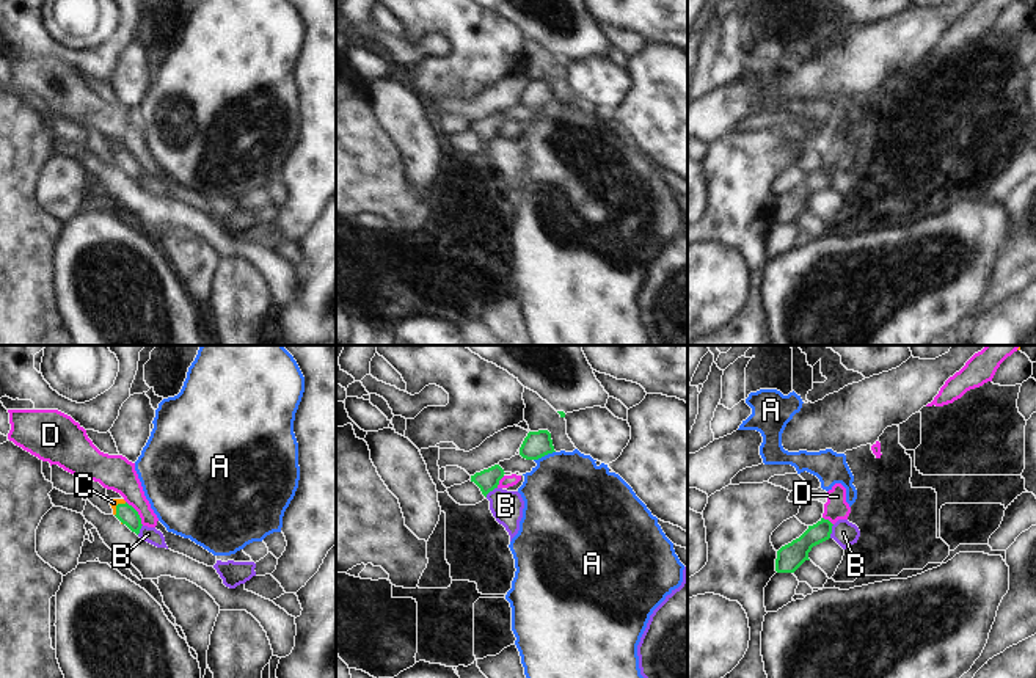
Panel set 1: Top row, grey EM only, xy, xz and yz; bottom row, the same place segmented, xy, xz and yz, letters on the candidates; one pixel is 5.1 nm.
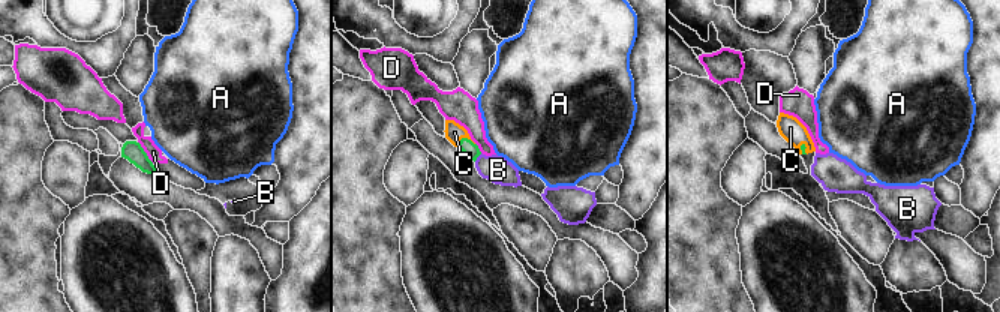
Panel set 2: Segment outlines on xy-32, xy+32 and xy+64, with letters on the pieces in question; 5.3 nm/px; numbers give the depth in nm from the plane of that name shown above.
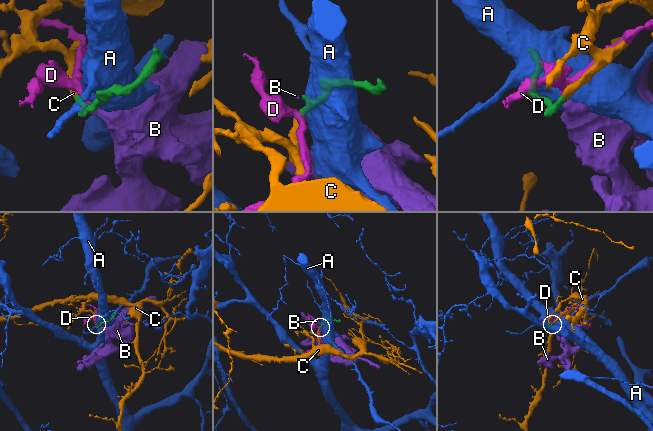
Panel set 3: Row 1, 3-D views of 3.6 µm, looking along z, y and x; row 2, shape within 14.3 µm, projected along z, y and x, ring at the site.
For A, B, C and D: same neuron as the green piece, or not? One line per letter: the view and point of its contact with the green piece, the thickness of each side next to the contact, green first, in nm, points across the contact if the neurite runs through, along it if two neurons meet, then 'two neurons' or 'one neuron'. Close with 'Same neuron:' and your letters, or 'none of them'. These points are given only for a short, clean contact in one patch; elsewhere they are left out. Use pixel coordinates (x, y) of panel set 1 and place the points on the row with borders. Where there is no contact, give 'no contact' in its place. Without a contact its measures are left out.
A: contact xz (543, 455); calibres 140 and 440 nm; two neurons
B: contact yz (831, 531); calibres 140 and 120 nm; border yz (834, 524), (829, 537); two neurons
C: contact xy (116, 506); calibres 100 and 50 nm; way xy (126, 513), (116, 506), (113, 503); one neuron
D: contact xy (137, 513); calibres 100 and 180 nm; border xy (126, 501), (137, 512), (143, 524); two neurons
Same neuron: C

